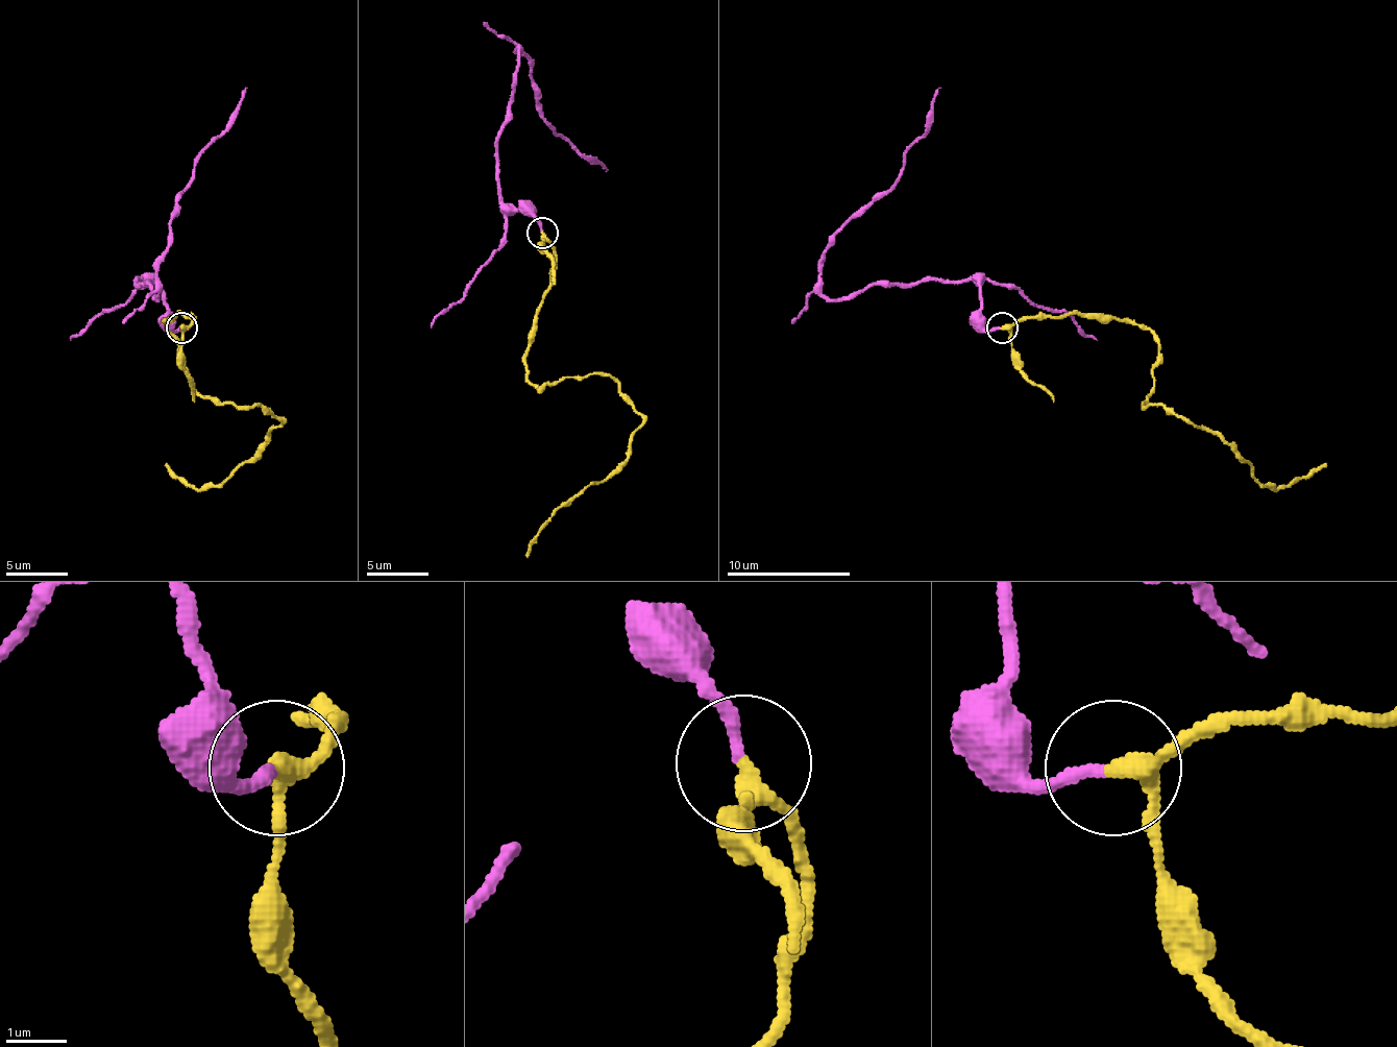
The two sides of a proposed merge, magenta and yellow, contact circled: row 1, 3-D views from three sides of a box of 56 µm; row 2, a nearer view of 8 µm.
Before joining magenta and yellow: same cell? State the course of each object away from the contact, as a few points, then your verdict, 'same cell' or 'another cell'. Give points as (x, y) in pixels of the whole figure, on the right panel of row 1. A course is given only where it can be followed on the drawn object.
course magenta (1003, 326), (984, 326), (981, 287), (962, 281), (820, 292), (830, 240), (891, 188), (938, 89); course yellow (1003, 326), (1146, 326), (1157, 361), (1143, 407), (1223, 438), (1263, 484), (1325, 463); same cell

